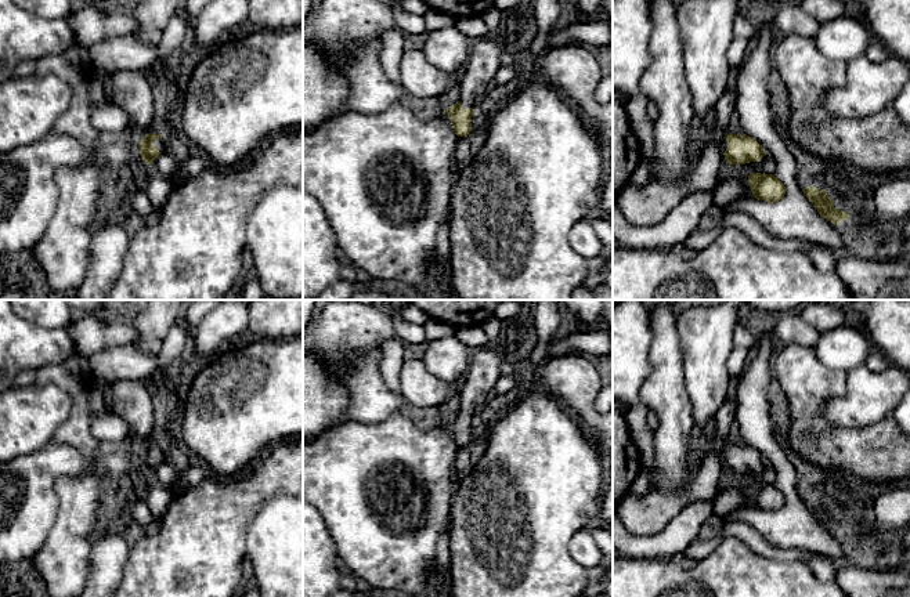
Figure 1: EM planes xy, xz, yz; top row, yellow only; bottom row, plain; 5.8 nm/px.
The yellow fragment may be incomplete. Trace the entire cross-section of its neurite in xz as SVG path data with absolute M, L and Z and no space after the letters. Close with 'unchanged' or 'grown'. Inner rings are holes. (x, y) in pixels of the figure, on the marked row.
M473 40L466 65L459 73L459 101L447 109L458 137L467 137L472 131L473 105L491 87L496 70L501 68L503 43Z; grown

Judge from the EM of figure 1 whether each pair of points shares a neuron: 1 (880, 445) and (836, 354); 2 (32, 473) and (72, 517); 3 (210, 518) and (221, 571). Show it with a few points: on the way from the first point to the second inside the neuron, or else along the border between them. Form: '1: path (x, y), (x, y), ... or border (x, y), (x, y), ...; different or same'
1: border (815, 351), (823, 364), (845, 372); different
2: border (78, 476), (57, 480), (58, 518), (49, 532); different
3: path (210, 531), (210, 558); same

